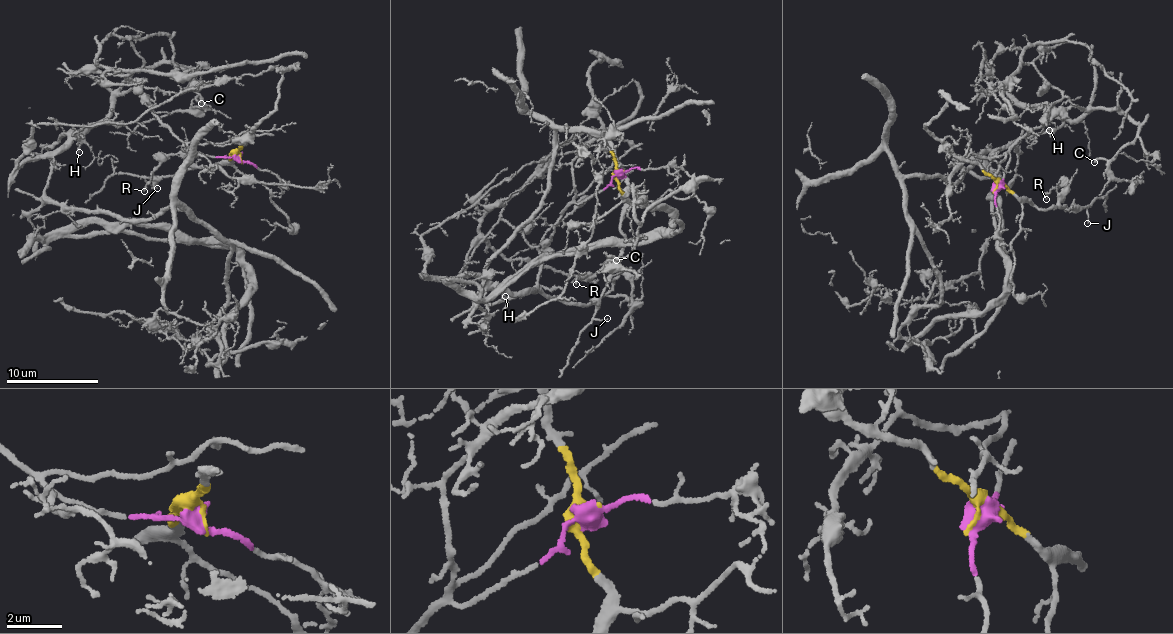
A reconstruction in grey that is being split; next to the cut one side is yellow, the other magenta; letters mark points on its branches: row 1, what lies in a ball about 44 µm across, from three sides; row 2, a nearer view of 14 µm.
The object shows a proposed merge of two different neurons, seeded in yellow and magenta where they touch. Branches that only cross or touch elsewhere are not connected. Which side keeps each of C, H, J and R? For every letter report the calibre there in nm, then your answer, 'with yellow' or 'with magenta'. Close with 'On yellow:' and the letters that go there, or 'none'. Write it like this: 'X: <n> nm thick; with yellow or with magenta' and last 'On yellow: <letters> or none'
C: 160 nm thick; with magenta
H: 120 nm thick; with magenta
J: 100 nm thick; with yellow
R: 140 nm thick; with yellow
On yellow: J, R

